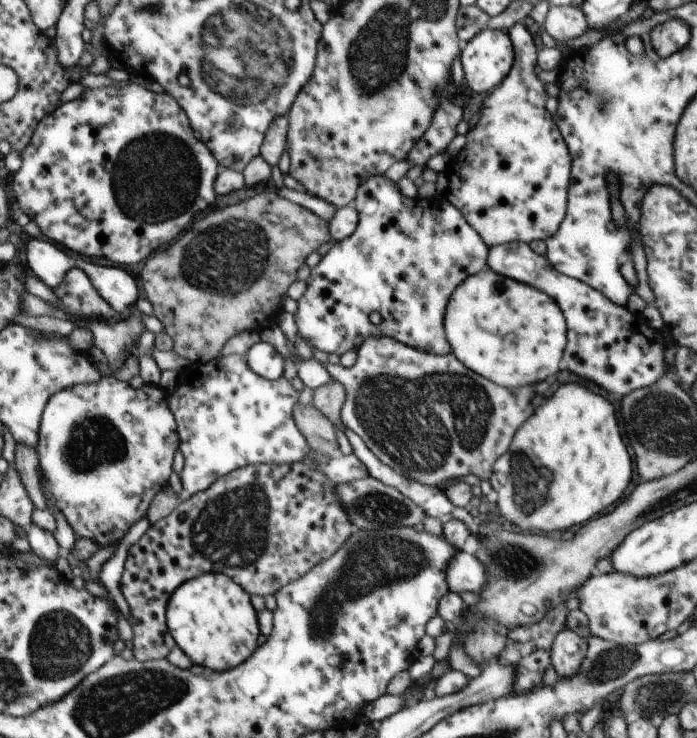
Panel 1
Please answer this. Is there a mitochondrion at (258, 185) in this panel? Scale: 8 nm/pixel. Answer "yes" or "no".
no

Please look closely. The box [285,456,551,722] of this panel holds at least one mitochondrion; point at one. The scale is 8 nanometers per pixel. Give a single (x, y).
(380, 561)

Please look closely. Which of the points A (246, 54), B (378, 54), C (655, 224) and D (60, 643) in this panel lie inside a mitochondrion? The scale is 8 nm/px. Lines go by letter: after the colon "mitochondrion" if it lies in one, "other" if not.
A: mitochondrion
B: mitochondrion
C: other
D: mitochondrion

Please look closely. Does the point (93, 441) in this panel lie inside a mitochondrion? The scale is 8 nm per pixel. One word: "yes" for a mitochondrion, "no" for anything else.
yes

